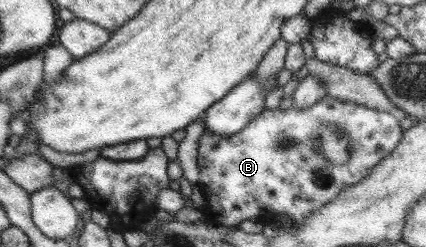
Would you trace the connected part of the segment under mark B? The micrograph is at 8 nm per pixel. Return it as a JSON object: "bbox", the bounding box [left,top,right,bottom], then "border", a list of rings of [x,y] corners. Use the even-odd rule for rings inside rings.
{"bbox":[197,95,404,227],"border":[[[329,95],[307,108],[292,106],[286,110],[280,107],[265,109],[237,134],[223,136],[205,130],[198,140],[199,154],[197,165],[199,165],[200,173],[199,187],[206,196],[206,206],[211,210],[211,214],[215,214],[215,220],[217,220],[219,225],[234,227],[235,225],[241,224],[243,220],[251,220],[251,218],[257,218],[264,222],[273,222],[278,216],[283,216],[283,214],[287,214],[287,216],[291,218],[293,225],[300,224],[300,222],[304,222],[314,210],[319,210],[322,206],[325,206],[328,202],[337,198],[337,195],[347,190],[349,186],[354,186],[355,183],[365,179],[365,177],[369,177],[369,174],[373,171],[373,167],[377,166],[378,162],[381,162],[384,158],[386,159],[387,156],[393,152],[393,149],[401,142],[403,135],[404,130],[393,113],[373,110],[367,106],[361,106],[361,104],[354,102],[347,102]]]}

